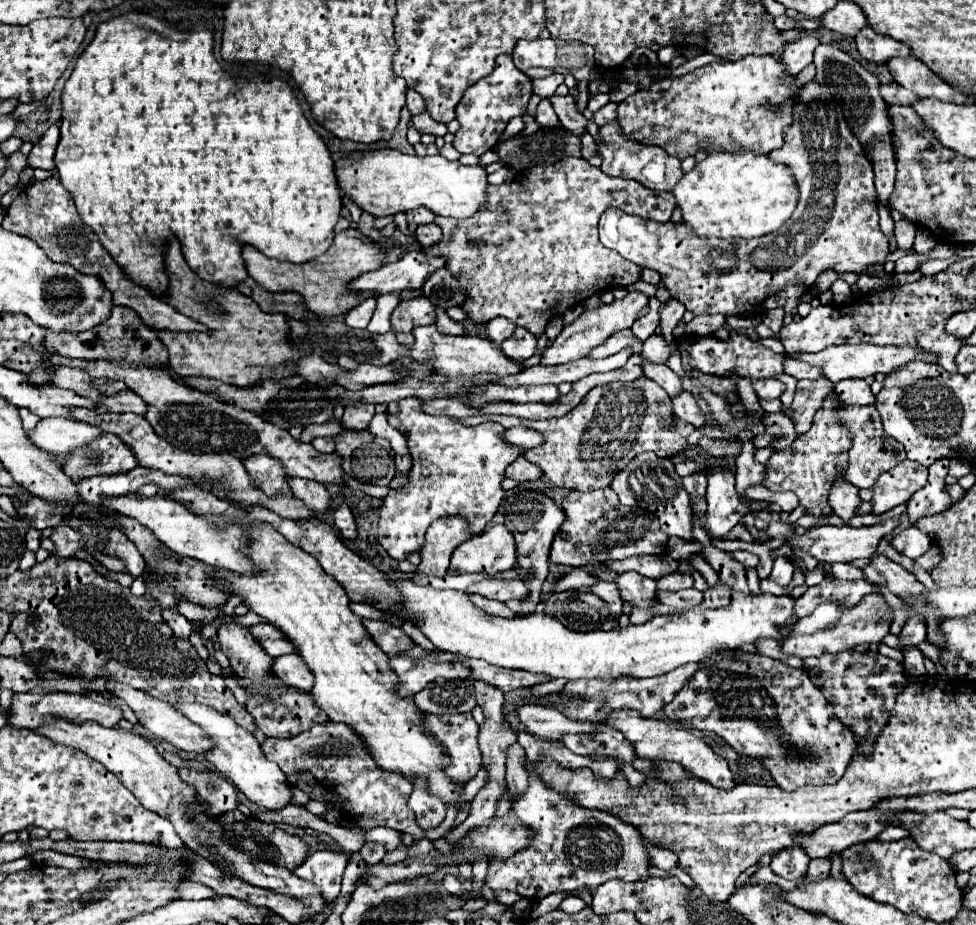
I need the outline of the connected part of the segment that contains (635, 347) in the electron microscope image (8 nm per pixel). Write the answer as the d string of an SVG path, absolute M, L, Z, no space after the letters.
M621 330L617 334L613 334L613 338L603 342L601 346L593 348L593 352L589 352L589 356L593 354L593 358L605 358L605 356L613 356L625 348L631 350L633 354L641 354L643 342L631 330Z

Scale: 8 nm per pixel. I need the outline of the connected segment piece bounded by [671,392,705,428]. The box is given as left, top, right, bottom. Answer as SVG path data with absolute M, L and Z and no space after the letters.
M681 392L679 396L671 398L671 402L673 402L673 412L679 418L683 418L685 422L691 422L695 428L705 424L705 418L701 416L701 412L699 412L699 408L697 408L695 398L693 398L691 392Z

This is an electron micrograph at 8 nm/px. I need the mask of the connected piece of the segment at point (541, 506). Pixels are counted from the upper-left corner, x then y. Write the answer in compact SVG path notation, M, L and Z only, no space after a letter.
M521 490L503 500L503 516L505 516L505 526L513 532L517 542L517 556L519 556L517 568L523 574L531 574L537 580L545 580L545 576L549 574L551 542L557 530L561 528L561 524L565 522L565 512L547 494L539 490Z

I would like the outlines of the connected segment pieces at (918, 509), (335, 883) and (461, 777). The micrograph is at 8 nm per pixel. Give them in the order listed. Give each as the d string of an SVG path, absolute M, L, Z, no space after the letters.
M943 458L941 462L935 462L929 466L929 480L927 484L917 490L911 500L907 502L907 514L911 524L915 524L917 518L927 514L937 514L939 510L945 510L951 506L951 498L945 490L945 476L947 476L949 460Z
M321 850L307 856L307 860L293 870L297 878L315 884L325 902L333 902L341 892L341 876L349 858L343 852Z
M425 714L421 726L435 738L441 742L441 746L445 748L445 754L451 758L451 764L443 768L443 772L447 774L447 778L455 784L467 784L471 778L477 776L477 770L481 766L481 750L479 750L479 742L477 742L477 734L479 734L479 726L473 720L471 714Z

